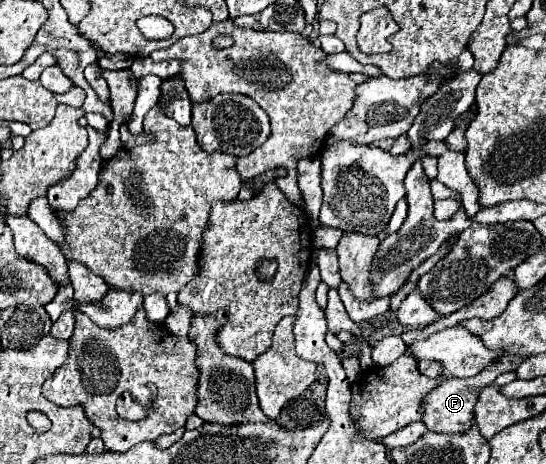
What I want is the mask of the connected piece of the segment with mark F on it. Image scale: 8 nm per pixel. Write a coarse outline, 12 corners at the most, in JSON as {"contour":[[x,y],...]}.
{"contour":[[503,355],[475,377],[443,381],[425,397],[425,425],[467,433],[479,391],[527,355]]}

